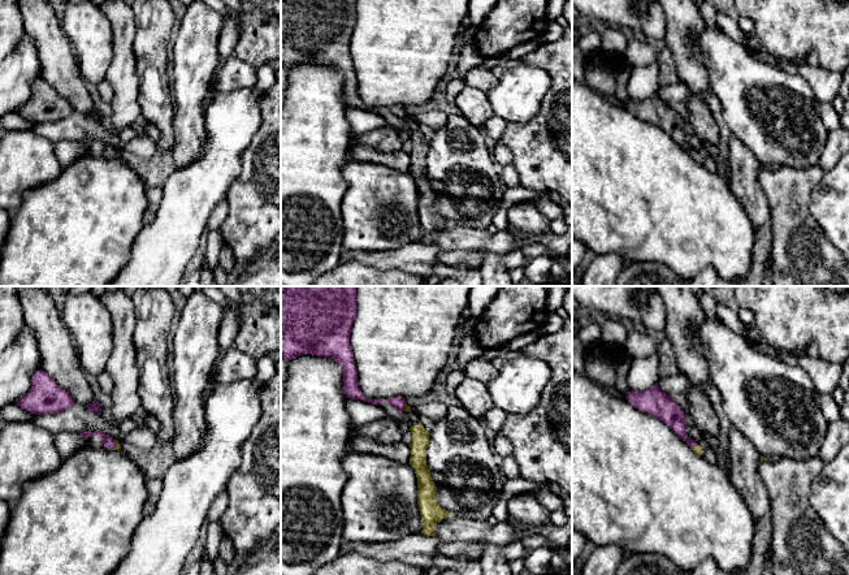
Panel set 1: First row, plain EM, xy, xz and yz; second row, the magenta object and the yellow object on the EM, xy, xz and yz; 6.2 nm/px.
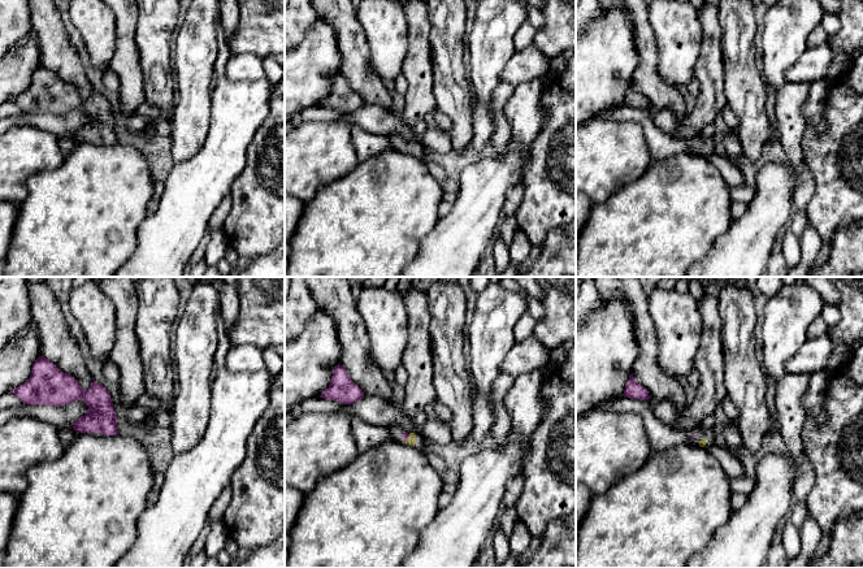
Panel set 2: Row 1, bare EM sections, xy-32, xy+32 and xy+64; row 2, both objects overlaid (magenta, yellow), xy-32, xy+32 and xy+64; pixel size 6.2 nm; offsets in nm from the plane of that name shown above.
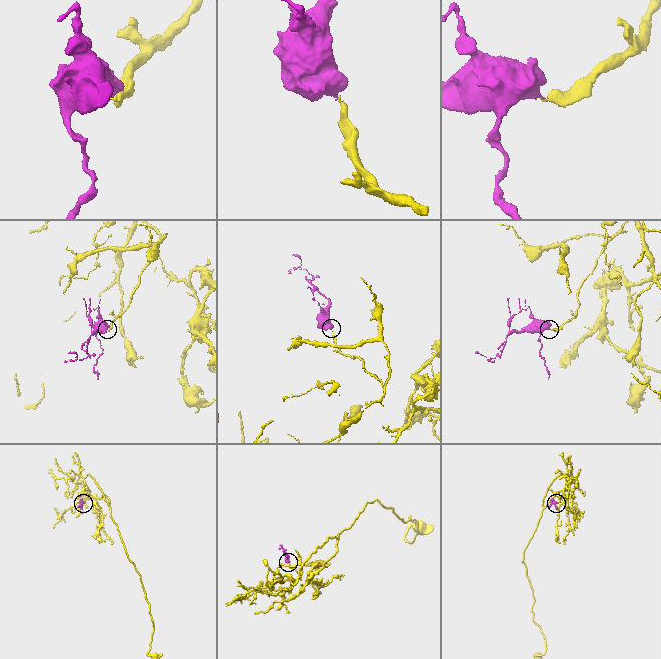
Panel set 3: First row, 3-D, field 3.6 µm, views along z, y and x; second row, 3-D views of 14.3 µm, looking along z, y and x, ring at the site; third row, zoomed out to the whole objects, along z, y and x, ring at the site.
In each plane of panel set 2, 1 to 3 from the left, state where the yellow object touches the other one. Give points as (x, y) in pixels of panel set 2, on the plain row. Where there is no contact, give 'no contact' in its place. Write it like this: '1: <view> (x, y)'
1: no contact
2: xy+32 (407, 146)
3: no contact

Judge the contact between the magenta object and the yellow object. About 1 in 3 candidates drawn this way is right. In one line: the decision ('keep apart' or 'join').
join

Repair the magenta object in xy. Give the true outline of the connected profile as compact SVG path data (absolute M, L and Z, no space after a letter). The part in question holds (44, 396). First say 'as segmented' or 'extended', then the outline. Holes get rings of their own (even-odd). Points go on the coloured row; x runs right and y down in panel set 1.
as segmented | M43 369L34 373L30 390L16 403L31 414L56 414L74 405L72 395Z

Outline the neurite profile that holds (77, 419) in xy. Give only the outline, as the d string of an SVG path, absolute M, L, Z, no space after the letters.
M79 403L61 412L36 415L30 423L49 431L53 436L64 431L73 433L99 431L113 440L126 440L146 450L152 449L156 442L156 435L151 429L139 427L124 435L108 419Z

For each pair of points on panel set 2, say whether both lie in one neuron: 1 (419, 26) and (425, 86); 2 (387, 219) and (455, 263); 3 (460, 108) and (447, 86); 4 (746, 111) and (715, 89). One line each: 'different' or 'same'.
1: same
2: different
3: same
4: different

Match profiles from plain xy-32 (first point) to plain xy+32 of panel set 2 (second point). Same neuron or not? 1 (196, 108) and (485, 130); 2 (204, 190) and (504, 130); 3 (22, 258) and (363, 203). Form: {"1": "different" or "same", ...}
{"1": "same", "2": "different", "3": "same"}

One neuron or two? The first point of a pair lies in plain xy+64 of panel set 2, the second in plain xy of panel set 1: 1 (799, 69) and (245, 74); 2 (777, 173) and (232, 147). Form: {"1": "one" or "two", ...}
{"1": "one", "2": "one"}

